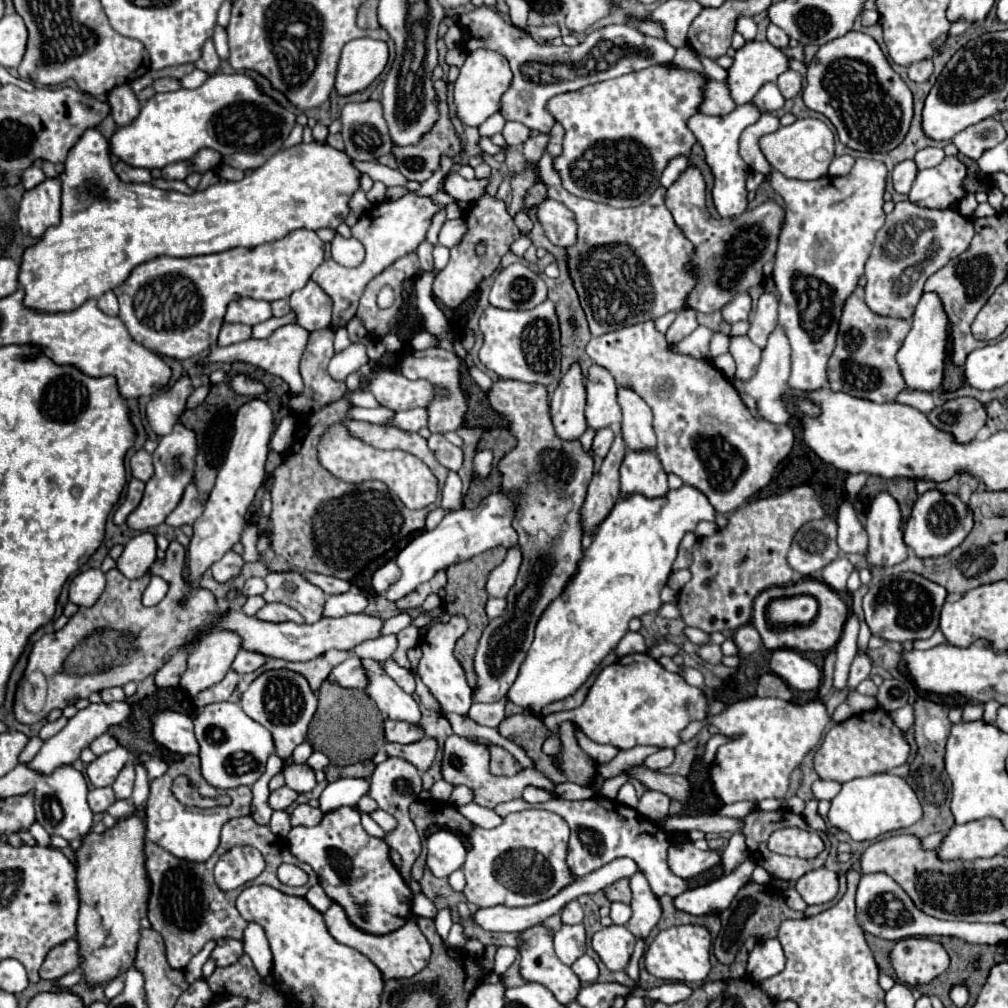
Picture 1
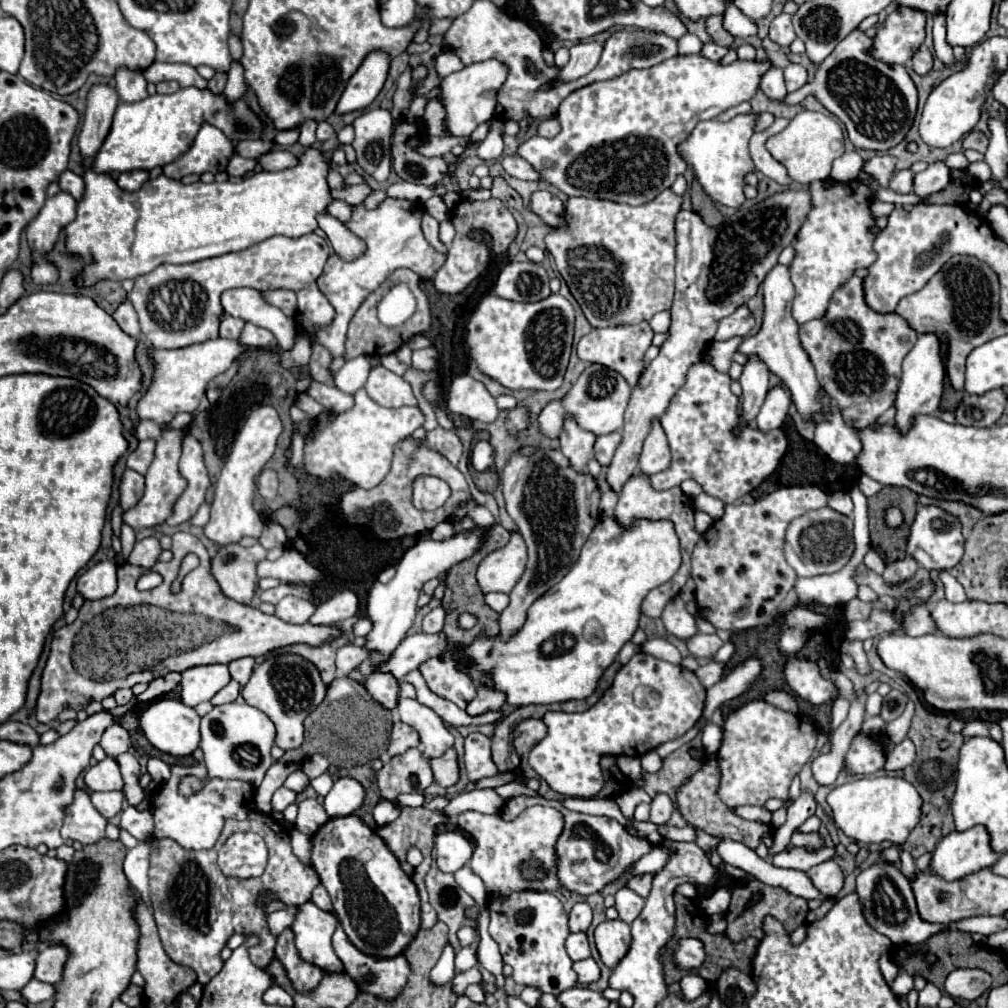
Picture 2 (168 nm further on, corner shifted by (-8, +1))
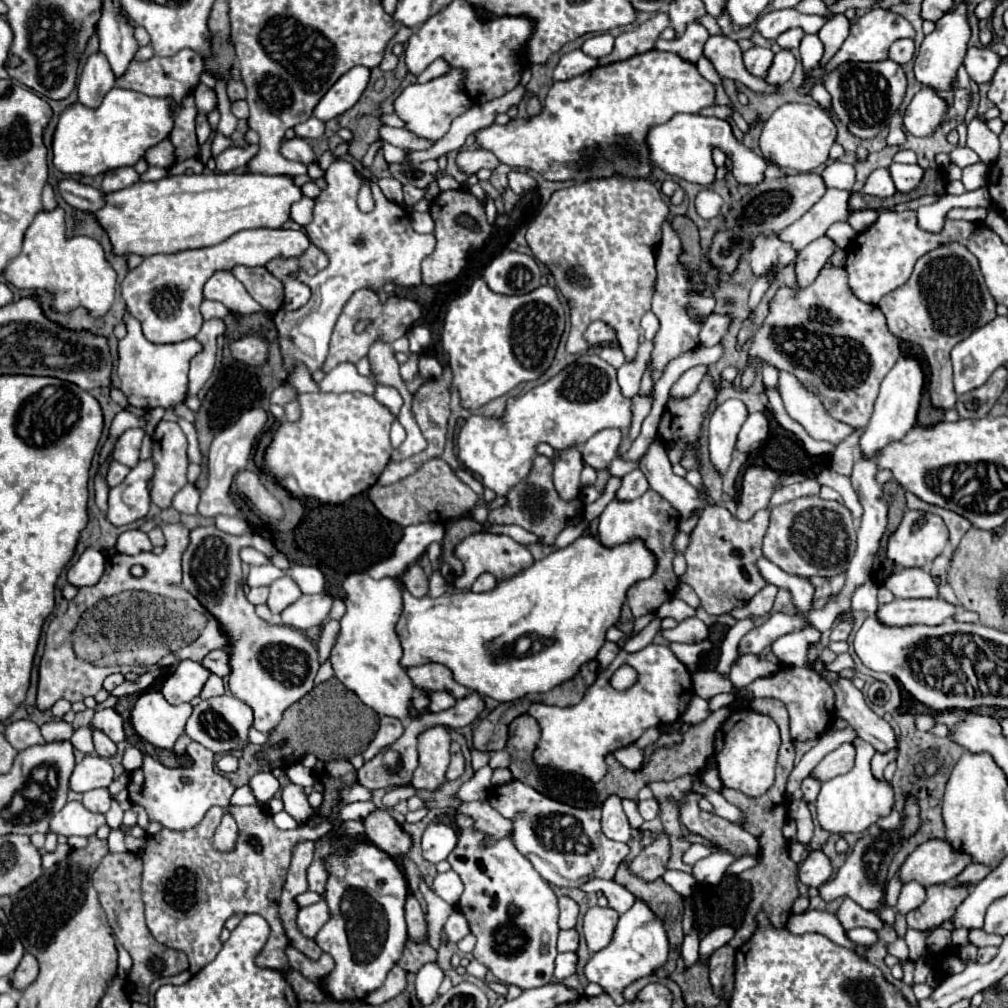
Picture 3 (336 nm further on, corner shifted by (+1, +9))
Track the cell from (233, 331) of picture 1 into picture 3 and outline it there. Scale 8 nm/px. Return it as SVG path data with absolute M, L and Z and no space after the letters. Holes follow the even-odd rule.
M204 300L202 302L202 308L200 308L200 312L202 312L202 316L204 316L204 320L212 320L212 318L224 318L224 316L228 316L228 308L226 306L222 306L220 302L214 302L214 300Z

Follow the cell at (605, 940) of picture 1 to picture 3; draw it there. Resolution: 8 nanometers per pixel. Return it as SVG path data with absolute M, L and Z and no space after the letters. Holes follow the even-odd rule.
M588 908L584 916L584 936L588 950L594 954L612 942L612 934L618 924L618 912L612 908Z

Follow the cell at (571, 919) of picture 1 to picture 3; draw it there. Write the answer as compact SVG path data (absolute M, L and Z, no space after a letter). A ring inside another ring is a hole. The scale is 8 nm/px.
M562 896L558 898L558 904L560 904L560 928L566 930L566 928L574 928L576 926L576 920L578 920L578 904L568 898L568 896Z

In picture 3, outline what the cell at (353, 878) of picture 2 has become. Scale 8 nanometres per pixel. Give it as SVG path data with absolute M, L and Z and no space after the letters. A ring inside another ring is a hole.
M336 838L334 852L326 856L326 902L330 920L314 938L328 952L336 968L324 978L322 988L334 1000L362 1000L368 992L382 986L390 968L402 956L406 944L404 902L408 884L396 862L368 840Z

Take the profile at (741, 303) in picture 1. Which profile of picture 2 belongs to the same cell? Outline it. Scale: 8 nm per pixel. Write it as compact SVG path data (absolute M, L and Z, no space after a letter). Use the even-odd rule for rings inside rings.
M743 304L739 306L731 316L723 318L719 322L719 330L715 334L715 340L729 340L733 336L747 336L751 332L751 328L755 326L755 318L749 312L749 308Z

